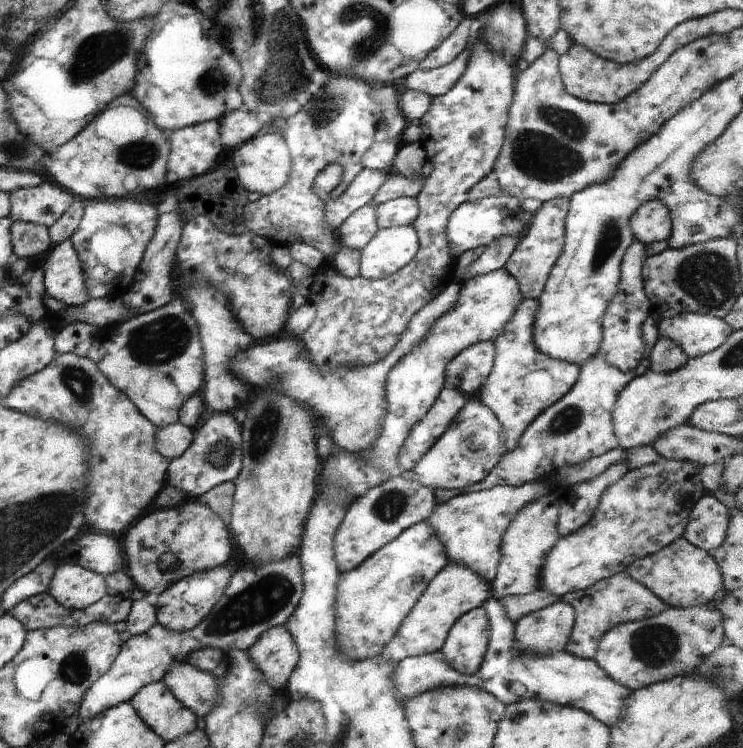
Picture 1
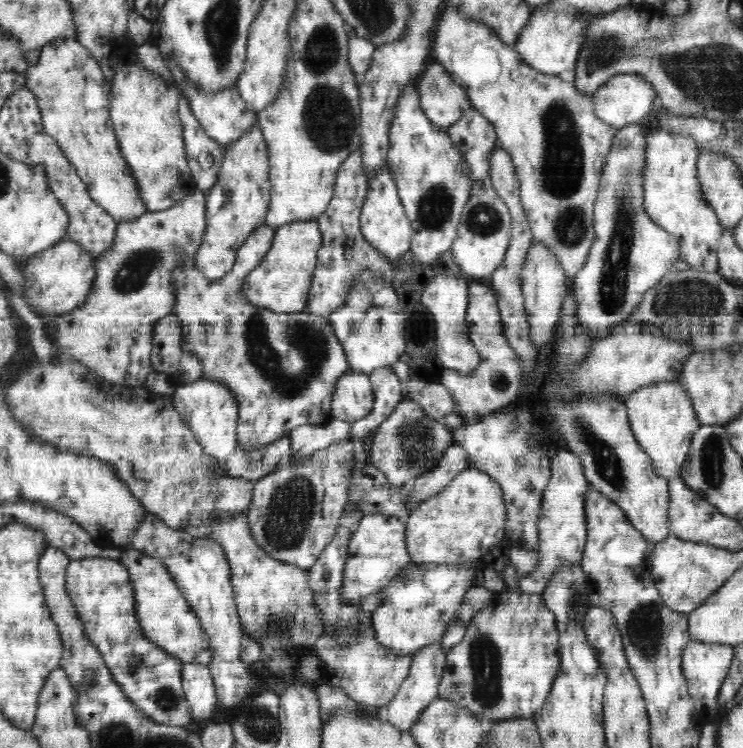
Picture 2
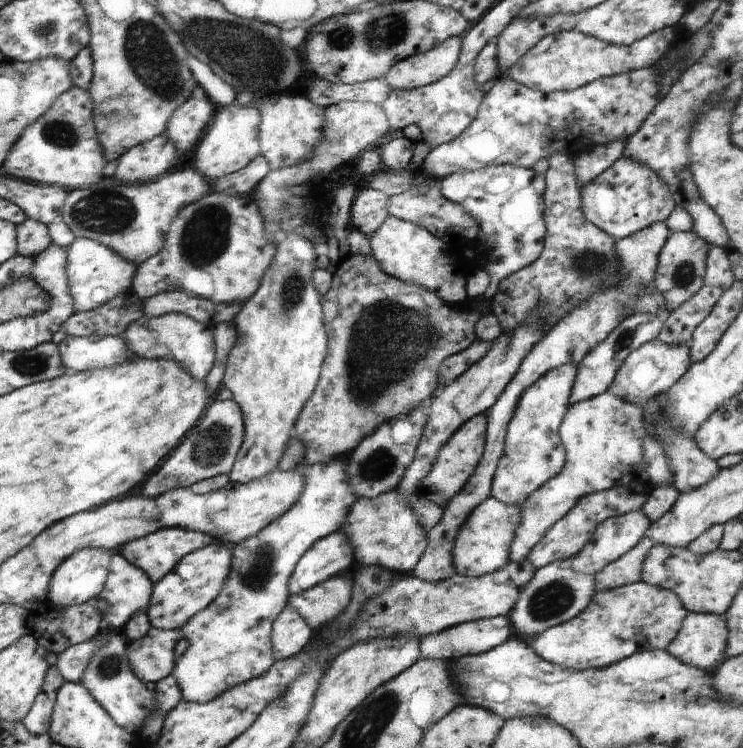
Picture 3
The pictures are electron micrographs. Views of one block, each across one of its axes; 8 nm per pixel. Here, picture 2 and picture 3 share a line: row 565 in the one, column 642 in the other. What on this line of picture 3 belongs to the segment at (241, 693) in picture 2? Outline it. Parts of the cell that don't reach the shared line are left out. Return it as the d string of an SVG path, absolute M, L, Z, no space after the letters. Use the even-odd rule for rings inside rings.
M623 156L598 178L594 178L594 182L583 186L580 194L584 218L616 241L632 236L656 222L665 222L677 207L670 189L656 172Z

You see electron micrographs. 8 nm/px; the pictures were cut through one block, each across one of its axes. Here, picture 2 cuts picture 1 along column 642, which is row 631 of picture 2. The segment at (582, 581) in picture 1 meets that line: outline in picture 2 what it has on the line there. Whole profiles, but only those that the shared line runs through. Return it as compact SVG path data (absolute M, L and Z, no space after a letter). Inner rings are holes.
M509 589L498 592L492 604L479 610L466 626L464 640L447 653L445 670L438 686L438 699L461 706L476 718L491 723L531 718L542 708L552 690L554 678L560 670L560 646L554 613L544 604L541 594L524 594Z

